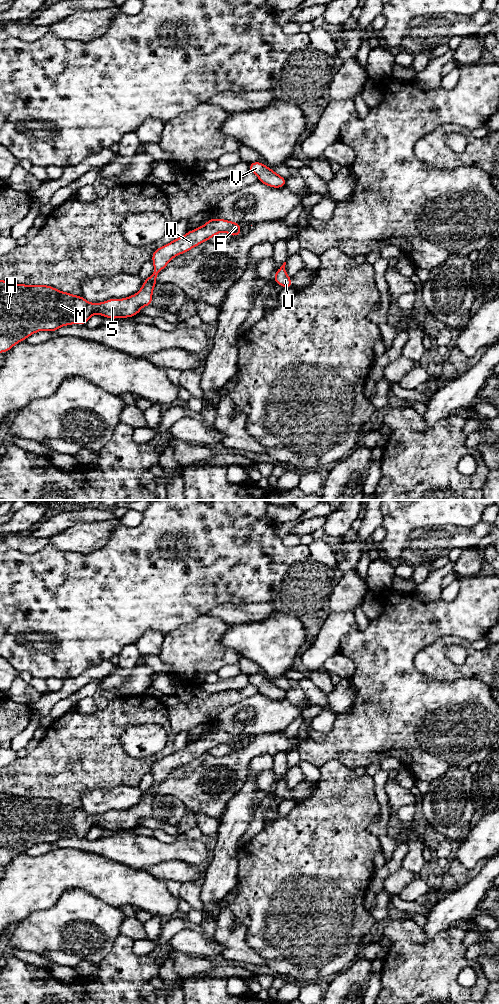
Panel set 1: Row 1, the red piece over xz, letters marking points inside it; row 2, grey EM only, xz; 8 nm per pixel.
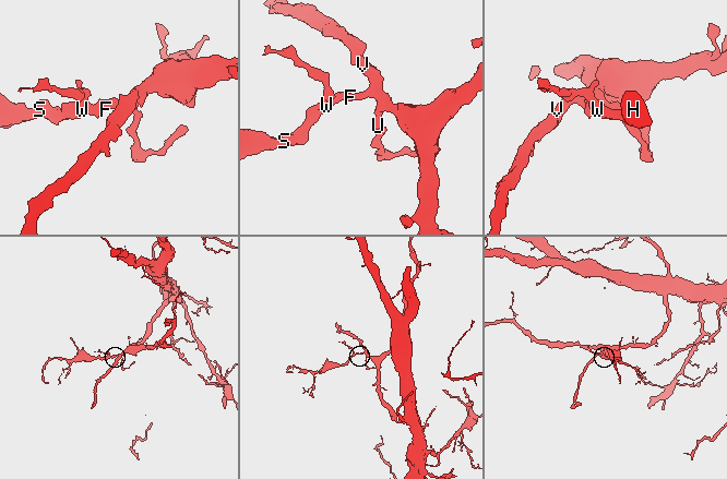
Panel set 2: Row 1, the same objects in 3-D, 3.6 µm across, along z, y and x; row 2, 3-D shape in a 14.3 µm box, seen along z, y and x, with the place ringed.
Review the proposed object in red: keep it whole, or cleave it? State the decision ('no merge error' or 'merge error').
no merge error

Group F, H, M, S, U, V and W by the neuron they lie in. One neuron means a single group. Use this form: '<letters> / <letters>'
F H M S U V W

